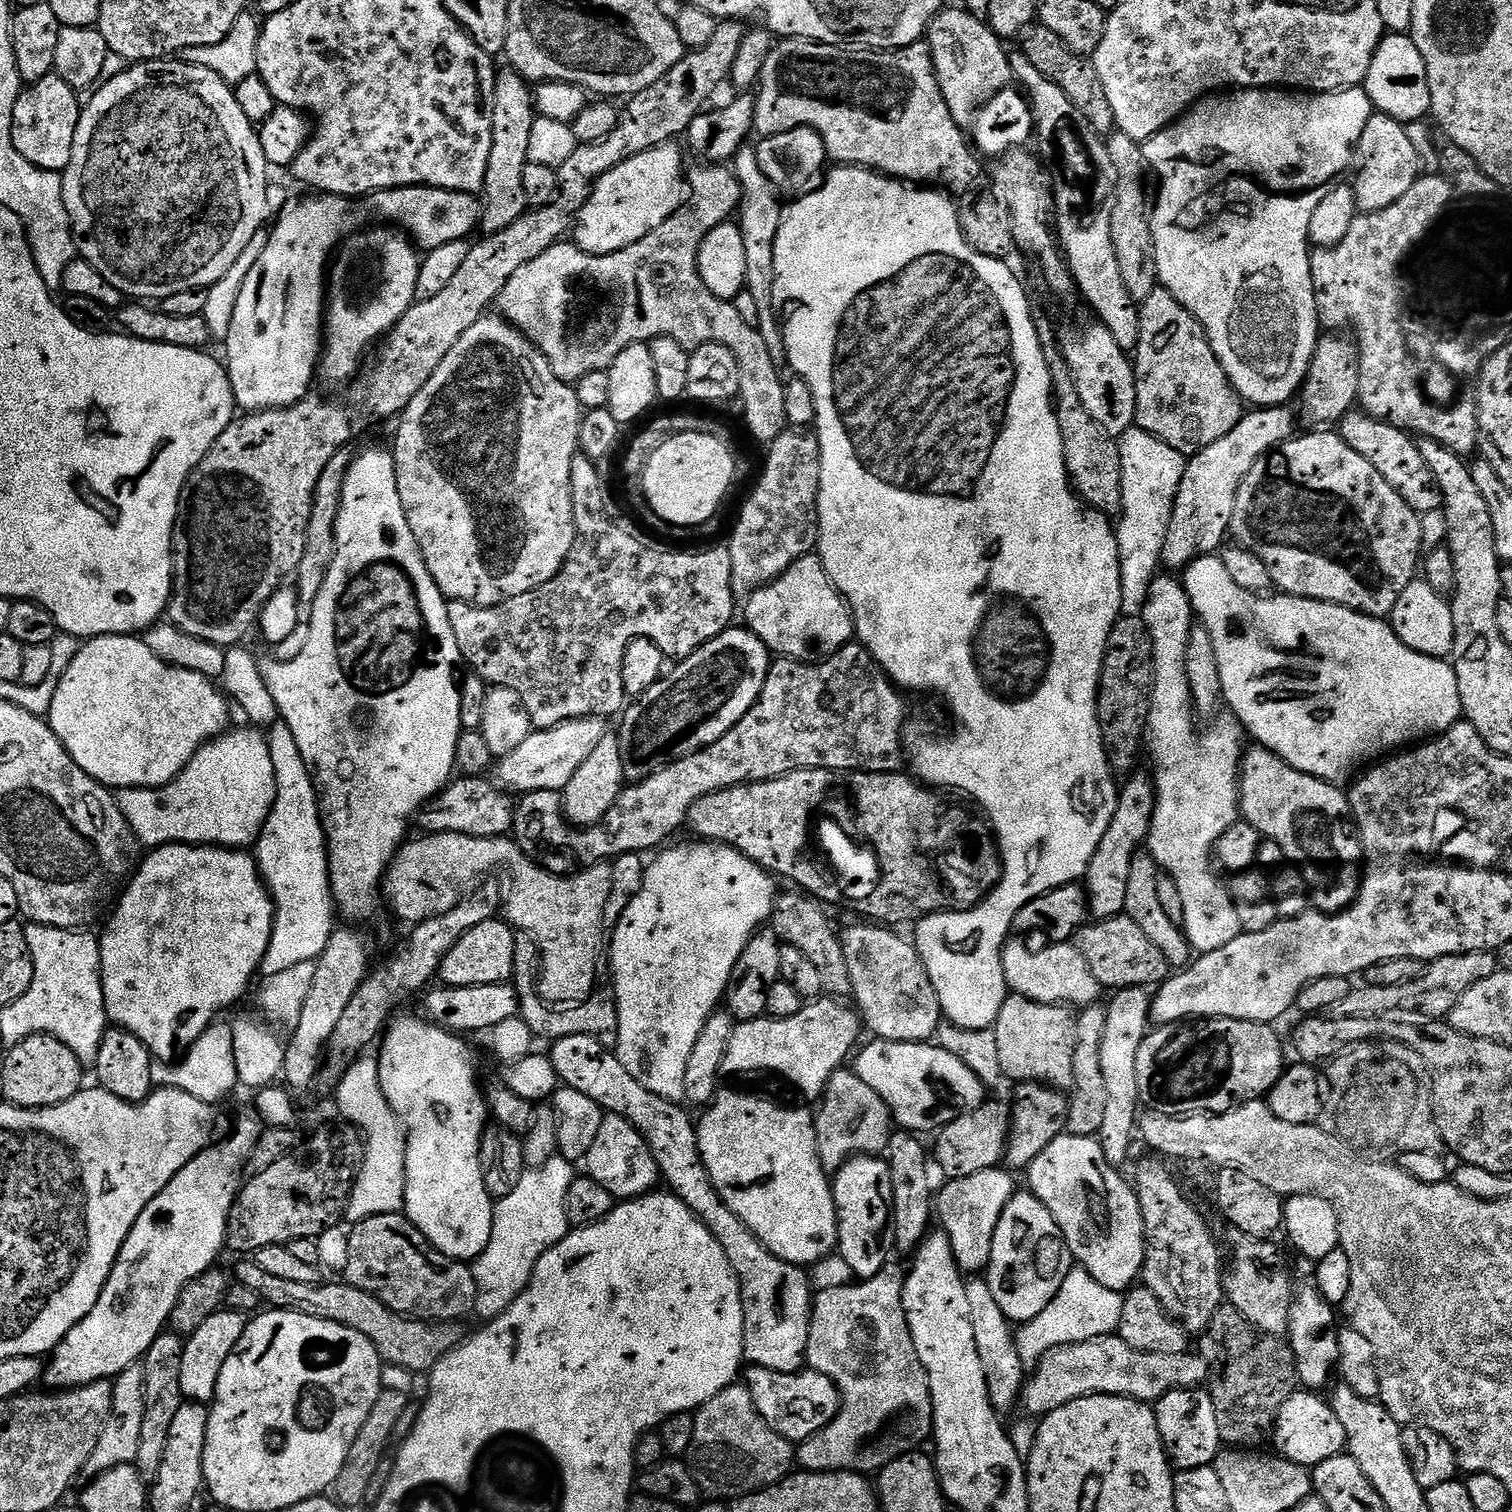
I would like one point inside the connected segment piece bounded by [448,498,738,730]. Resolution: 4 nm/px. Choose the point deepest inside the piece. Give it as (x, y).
(559, 647)

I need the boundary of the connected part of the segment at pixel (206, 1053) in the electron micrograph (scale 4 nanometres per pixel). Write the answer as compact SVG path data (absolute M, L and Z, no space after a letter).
M213 1022L211 1026L197 1038L188 1051L183 1053L182 1058L175 1062L160 1062L155 1065L154 1072L158 1077L158 1084L161 1088L177 1088L186 1094L194 1094L194 1098L202 1098L202 1102L213 1106L219 1105L219 1100L224 1100L235 1088L238 1088L238 1070L234 1066L234 1034L233 1025Z

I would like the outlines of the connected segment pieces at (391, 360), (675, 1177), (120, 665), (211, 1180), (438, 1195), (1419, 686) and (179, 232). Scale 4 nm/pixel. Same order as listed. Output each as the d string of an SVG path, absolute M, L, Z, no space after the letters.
M725 20L717 23L714 38L706 44L704 48L697 48L689 51L680 59L678 66L674 66L670 70L666 70L666 74L662 74L662 78L658 82L654 82L654 86L646 86L646 90L642 90L638 94L627 97L626 103L620 108L620 117L614 126L614 130L610 130L610 134L606 138L602 138L602 142L594 142L593 144L577 144L574 154L570 154L570 158L566 158L566 162L562 162L559 173L562 177L560 182L560 191L555 200L551 200L542 208L532 208L524 213L511 224L506 226L506 230L498 230L491 234L485 235L485 240L480 240L477 244L473 243L466 254L466 262L462 262L462 270L458 270L458 274L446 285L442 291L429 300L417 300L412 308L406 312L404 317L398 321L392 331L383 337L382 343L379 345L380 357L372 364L372 369L368 373L363 373L364 381L357 386L349 398L348 404L339 404L336 400L323 400L317 394L309 394L304 399L299 400L294 406L289 408L271 408L265 412L250 412L241 415L239 418L233 419L230 426L226 426L226 430L222 430L222 434L218 434L218 438L214 442L214 446L210 446L210 450L202 458L202 462L198 462L198 466L188 476L188 481L184 484L184 489L180 495L180 505L178 506L178 514L176 515L176 525L172 531L172 598L168 601L166 616L170 623L180 631L184 631L194 638L201 639L203 642L216 644L225 650L239 645L240 640L247 634L251 628L257 627L260 619L260 613L264 611L264 605L268 603L276 592L280 591L284 580L295 573L296 568L302 562L302 554L306 554L306 534L310 526L310 514L314 506L314 490L318 486L318 478L322 478L322 470L326 470L326 466L330 466L330 458L334 458L334 454L345 451L352 440L355 432L360 432L367 426L371 420L384 420L387 416L392 418L399 417L406 406L410 406L410 402L414 398L414 394L418 394L418 390L422 390L422 386L426 386L426 382L430 382L430 374L434 374L434 370L438 370L438 366L442 366L442 358L446 358L446 354L450 354L450 350L454 350L454 342L458 342L458 338L462 338L462 334L466 334L466 330L470 330L470 326L474 326L474 322L486 315L488 308L497 303L502 294L502 290L506 286L506 282L510 282L510 278L514 278L514 274L521 266L526 266L526 262L534 262L534 258L538 258L538 254L546 254L546 250L550 250L550 246L561 243L565 239L564 236L573 231L576 217L579 216L582 206L586 206L586 202L592 193L592 185L600 179L602 174L606 174L614 166L618 166L623 160L628 160L632 156L642 154L651 148L657 148L663 144L671 144L677 138L683 137L687 133L688 127L694 118L701 112L705 111L708 99L719 90L723 84L731 77L732 67L734 66L734 58L738 55L738 46L742 46L742 38L746 31L745 25L738 20Z
M567 1036L561 1040L551 1041L550 1059L556 1079L563 1087L579 1090L586 1098L594 1098L605 1113L621 1116L640 1137L648 1143L654 1162L660 1167L660 1174L667 1191L677 1196L699 1220L718 1238L718 1246L726 1250L726 1258L730 1258L730 1266L740 1280L740 1305L744 1311L744 1359L749 1365L774 1370L775 1372L798 1372L806 1364L806 1346L812 1321L812 1301L814 1291L808 1282L808 1273L803 1267L786 1262L774 1254L759 1240L752 1231L744 1225L742 1218L722 1202L710 1174L700 1157L700 1147L696 1137L697 1125L688 1117L689 1109L677 1101L667 1100L642 1086L630 1070L622 1066L619 1056L605 1044L599 1044L593 1036Z
M135 635L94 636L81 643L77 656L62 675L46 719L70 758L105 788L160 788L192 761L203 744L229 727L229 701L215 686L194 670L176 668L156 657Z
M249 1114L244 1116L232 1128L232 1137L229 1140L213 1142L208 1145L206 1150L202 1150L193 1160L186 1162L186 1166L182 1166L182 1170L178 1170L178 1174L174 1174L174 1178L170 1178L170 1182L165 1186L155 1198L148 1203L146 1210L142 1210L142 1214L138 1214L138 1222L134 1222L134 1226L130 1230L130 1234L126 1238L126 1242L122 1246L122 1250L118 1254L118 1258L112 1267L110 1278L106 1282L106 1286L102 1290L102 1294L98 1298L98 1302L94 1302L94 1310L90 1310L90 1314L86 1314L86 1318L82 1318L82 1322L78 1322L78 1326L74 1326L74 1330L70 1330L70 1334L66 1334L66 1338L62 1338L62 1342L58 1347L52 1349L50 1359L46 1364L46 1384L52 1390L67 1390L70 1388L81 1388L87 1384L93 1384L99 1380L112 1380L126 1371L131 1364L143 1361L145 1354L150 1350L150 1346L160 1337L161 1332L165 1331L166 1325L172 1319L172 1311L174 1310L174 1302L178 1302L178 1294L182 1294L184 1287L188 1285L194 1278L198 1278L202 1273L207 1272L209 1268L217 1263L216 1260L220 1256L220 1251L225 1251L226 1237L228 1234L228 1215L236 1201L236 1195L240 1193L242 1187L242 1179L240 1180L240 1167L247 1165L252 1158L252 1151L256 1149L256 1143L262 1131L262 1121L259 1116Z
M419 1015L398 1016L383 1033L378 1063L382 1094L386 1094L386 1102L390 1102L406 1133L404 1212L412 1225L442 1254L471 1262L486 1250L492 1229L494 1201L482 1182L480 1165L480 1138L490 1120L488 1101L482 1084L480 1088L476 1081L472 1048L463 1035L447 1028L436 1028Z
M1223 562L1216 564L1216 572L1216 580L1204 580L1200 584L1198 620L1206 630L1210 630L1210 638L1214 638L1214 654L1218 658L1218 674L1222 674L1223 703L1233 712L1229 713L1243 725L1247 735L1251 739L1252 736L1256 739L1253 741L1259 747L1269 748L1278 758L1282 758L1290 766L1294 766L1294 770L1298 770L1302 774L1316 776L1328 784L1344 786L1353 779L1352 771L1355 768L1361 767L1360 769L1363 769L1365 766L1379 761L1385 754L1395 753L1413 742L1424 742L1429 738L1438 737L1454 727L1461 719L1460 695L1458 694L1458 678L1455 667L1447 659L1418 654L1414 650L1410 650L1410 646L1406 646L1406 642L1402 642L1402 638L1398 638L1398 634L1387 619L1379 616L1367 616L1341 604L1331 604L1330 602L1287 594L1261 595L1259 597L1260 612L1252 612L1256 608L1257 593L1242 590L1242 586L1238 586L1234 582L1234 578L1230 578L1230 574L1226 574L1226 566Z
M180 58L162 60L145 60L133 63L124 72L118 74L91 93L89 100L83 105L78 130L74 134L74 154L70 154L70 166L64 171L64 201L72 223L72 240L76 244L77 253L110 282L125 297L139 298L144 302L159 302L170 294L182 294L182 290L195 288L211 288L234 262L256 239L260 227L268 220L268 172L270 165L266 162L266 154L262 154L262 142L257 125L242 114L238 107L233 85L212 70L202 66L185 64Z

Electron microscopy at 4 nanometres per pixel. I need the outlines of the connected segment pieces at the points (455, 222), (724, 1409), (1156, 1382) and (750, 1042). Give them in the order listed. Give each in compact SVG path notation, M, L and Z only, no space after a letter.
M389 188L386 192L373 192L367 197L368 208L380 220L389 220L392 224L401 224L424 250L446 246L446 242L463 240L471 237L471 232L478 228L482 220L482 204L471 192L451 192L441 188Z
M743 1383L732 1384L710 1398L710 1402L703 1404L695 1413L695 1418L694 1442L686 1453L686 1463L705 1497L716 1502L739 1500L742 1496L751 1496L754 1492L761 1492L763 1488L780 1483L793 1471L793 1441L782 1438L782 1434L773 1430L762 1418L762 1414L758 1414L754 1398L750 1398L750 1390Z
M1119 1334L1112 1336L1089 1335L1086 1342L1065 1342L1061 1348L1048 1352L1035 1365L1036 1373L1027 1377L1022 1391L1022 1408L1035 1418L1043 1418L1083 1396L1125 1396L1131 1400L1155 1402L1176 1388L1199 1388L1207 1381L1209 1364L1199 1351L1189 1350L1182 1354L1146 1354L1126 1346Z
M817 998L805 1003L794 1018L761 1018L737 1023L732 1030L730 1046L726 1046L721 1073L777 1072L785 1076L806 1099L819 1101L830 1078L838 1069L845 1067L844 1059L848 1055L849 1059L861 1043L862 1017L855 1007L847 1008L844 1004L847 1003L836 998Z

